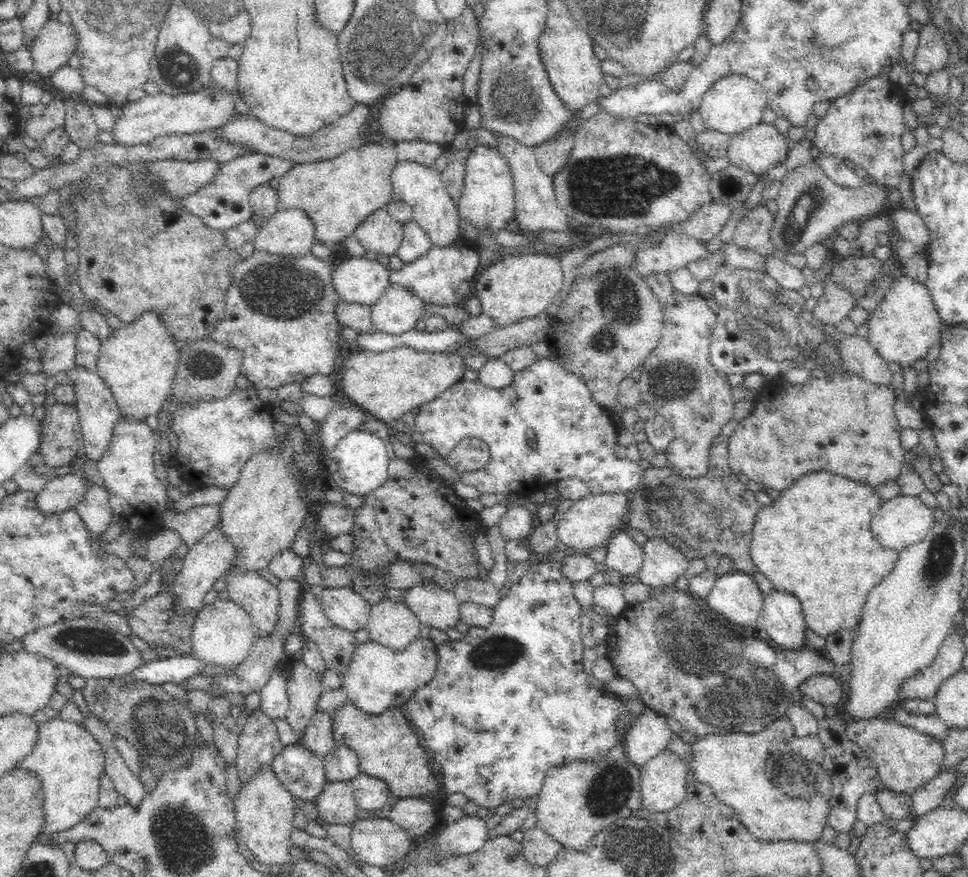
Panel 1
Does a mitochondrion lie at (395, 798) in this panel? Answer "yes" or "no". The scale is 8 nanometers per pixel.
no

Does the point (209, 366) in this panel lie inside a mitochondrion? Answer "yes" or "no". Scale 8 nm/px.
yes

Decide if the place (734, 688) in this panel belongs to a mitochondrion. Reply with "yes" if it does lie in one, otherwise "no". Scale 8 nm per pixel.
yes

